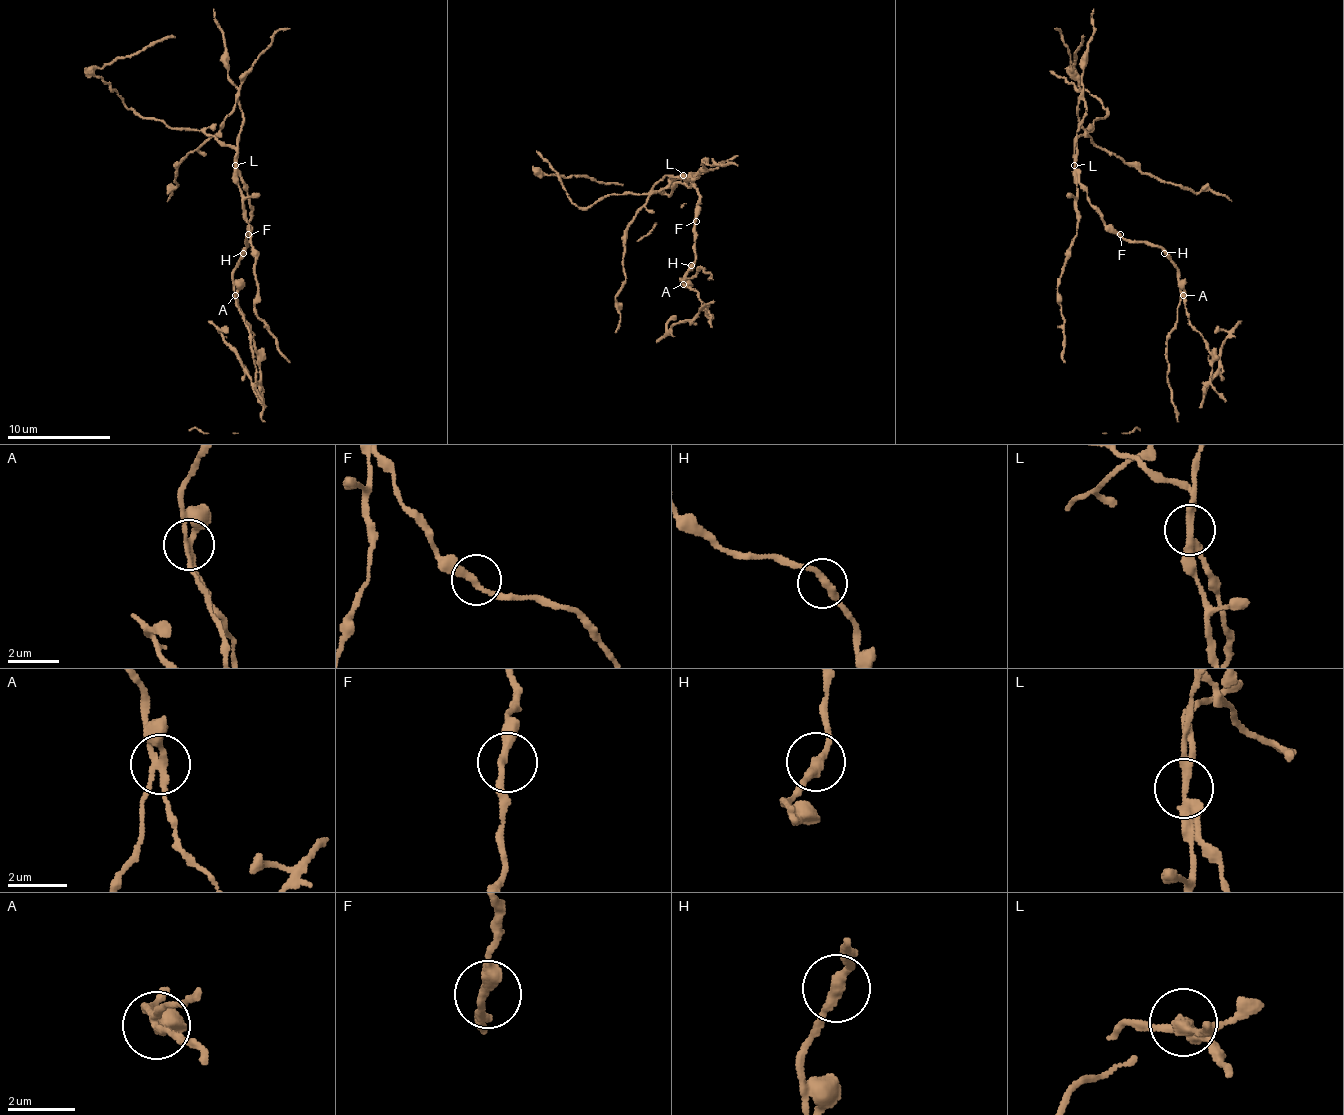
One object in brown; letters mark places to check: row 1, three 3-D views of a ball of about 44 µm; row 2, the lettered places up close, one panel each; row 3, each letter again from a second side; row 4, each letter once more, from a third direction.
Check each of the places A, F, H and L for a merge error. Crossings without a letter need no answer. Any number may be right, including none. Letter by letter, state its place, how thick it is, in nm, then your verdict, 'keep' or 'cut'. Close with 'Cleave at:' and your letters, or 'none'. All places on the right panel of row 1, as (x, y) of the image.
A: at (1183, 295); 240 nm thick; cut
F: at (1120, 234); 260 nm thick; keep
H: at (1164, 253); 280 nm thick; keep
L: at (1074, 165); 320 nm thick; cut
Cleave at: A, L

